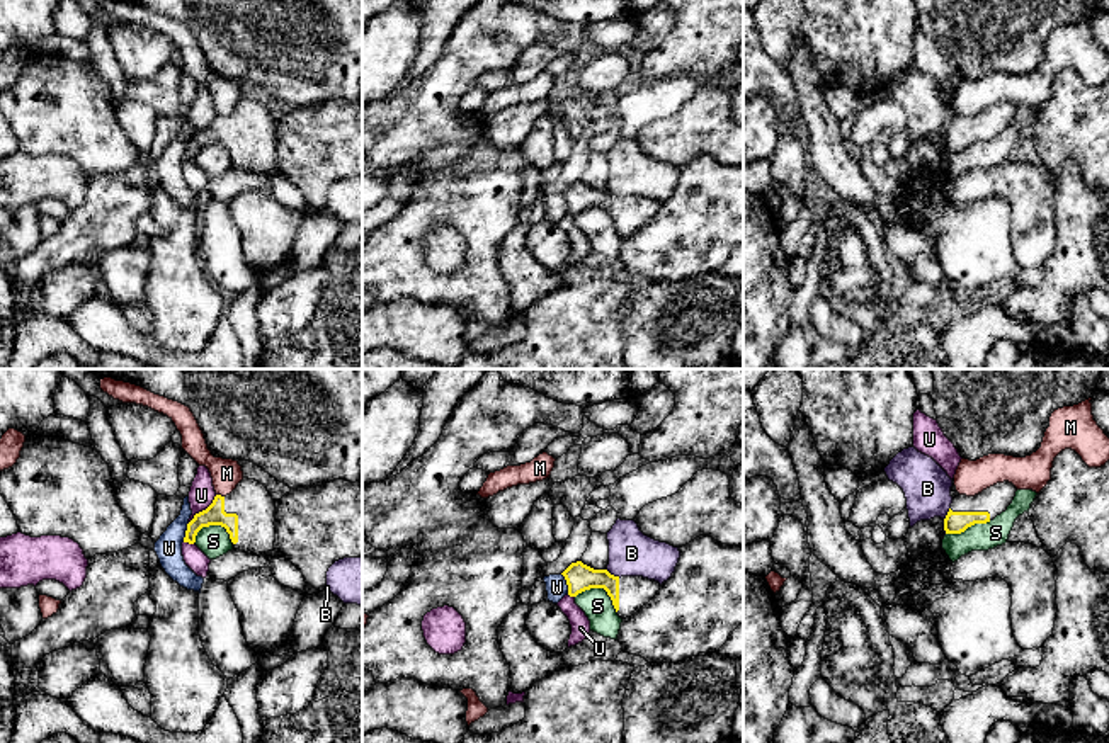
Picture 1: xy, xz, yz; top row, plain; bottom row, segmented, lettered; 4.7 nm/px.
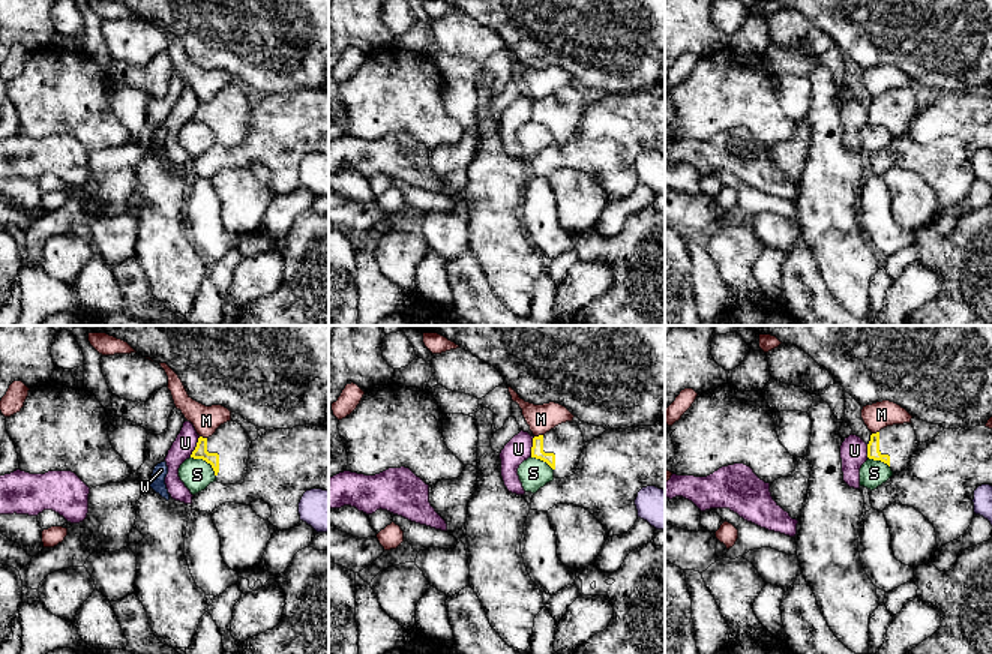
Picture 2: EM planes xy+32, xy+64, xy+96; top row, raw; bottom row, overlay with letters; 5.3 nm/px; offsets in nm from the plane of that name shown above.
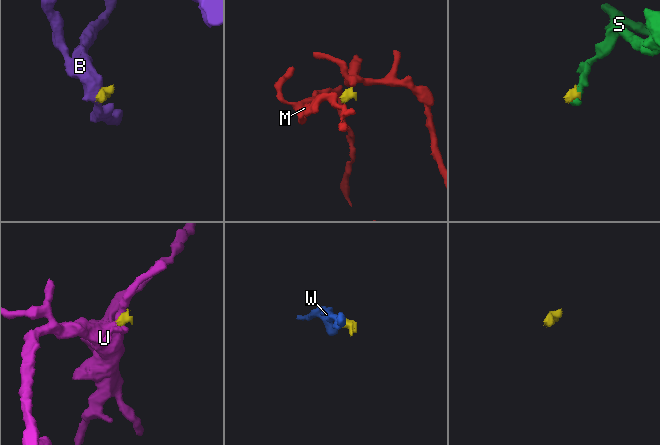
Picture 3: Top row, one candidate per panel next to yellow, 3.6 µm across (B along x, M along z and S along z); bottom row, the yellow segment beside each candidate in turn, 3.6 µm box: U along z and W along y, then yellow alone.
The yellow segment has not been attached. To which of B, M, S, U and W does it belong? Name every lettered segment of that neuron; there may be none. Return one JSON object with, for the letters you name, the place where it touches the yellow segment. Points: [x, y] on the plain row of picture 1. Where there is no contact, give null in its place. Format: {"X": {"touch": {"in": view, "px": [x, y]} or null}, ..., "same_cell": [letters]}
{"same_cell": []}

